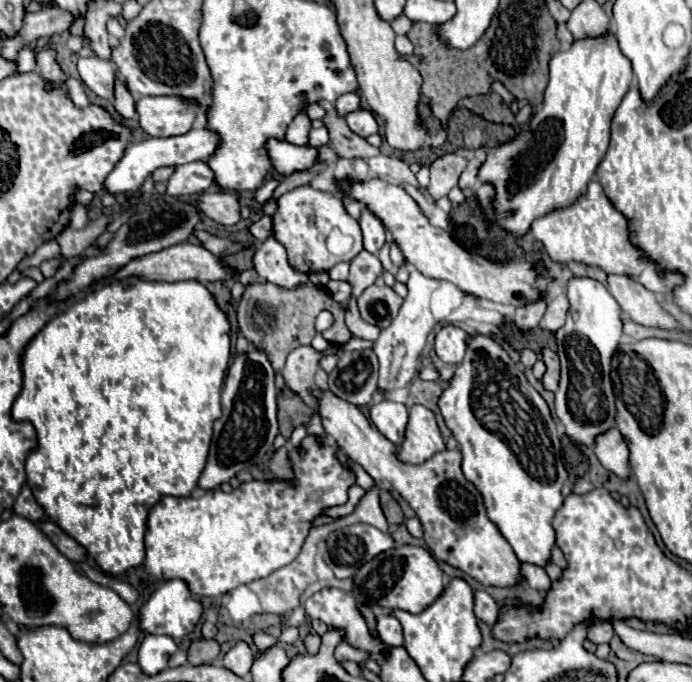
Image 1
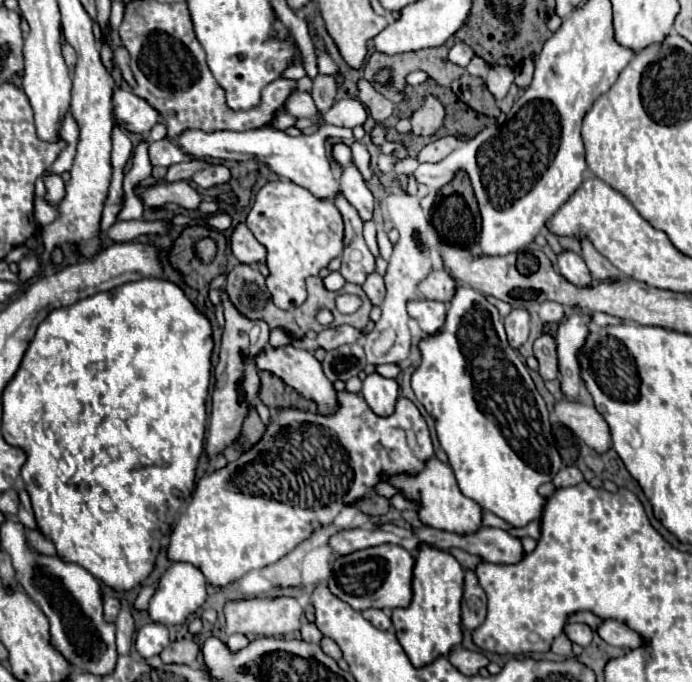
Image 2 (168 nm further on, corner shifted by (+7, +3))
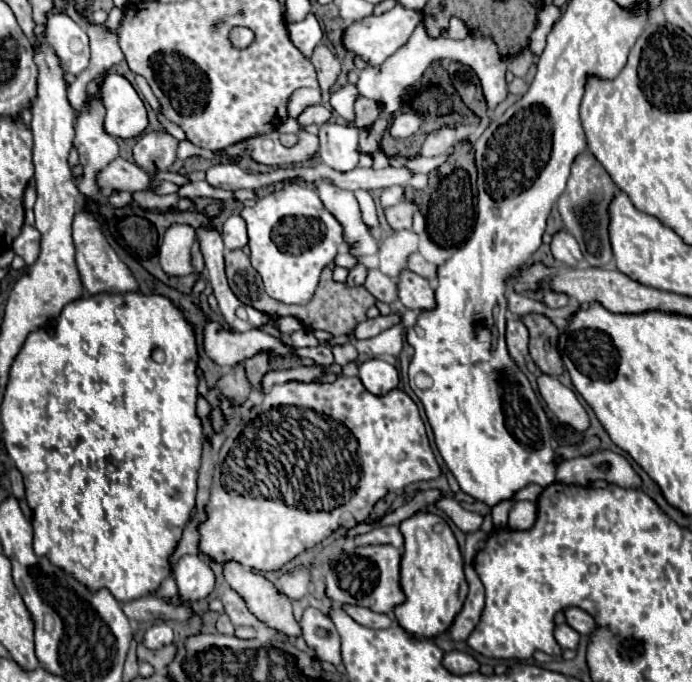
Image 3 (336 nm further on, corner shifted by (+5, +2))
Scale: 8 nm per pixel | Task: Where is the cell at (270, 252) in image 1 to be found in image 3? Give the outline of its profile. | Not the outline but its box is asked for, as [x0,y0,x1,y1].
[223,214,247,250]

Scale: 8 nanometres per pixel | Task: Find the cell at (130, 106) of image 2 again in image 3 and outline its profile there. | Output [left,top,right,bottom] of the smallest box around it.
[87,72,147,138]

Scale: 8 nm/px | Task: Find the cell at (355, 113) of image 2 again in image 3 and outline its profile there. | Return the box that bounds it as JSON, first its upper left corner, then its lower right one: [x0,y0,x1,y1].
[297,104,331,126]

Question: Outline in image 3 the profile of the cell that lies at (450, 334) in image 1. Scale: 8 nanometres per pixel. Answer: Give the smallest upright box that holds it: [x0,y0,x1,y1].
[397,268,435,312]

